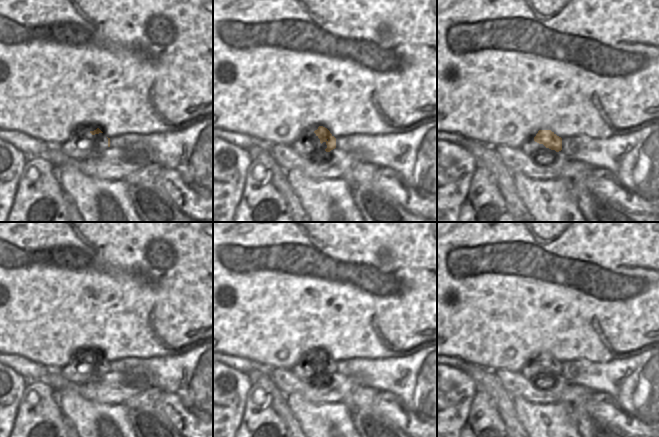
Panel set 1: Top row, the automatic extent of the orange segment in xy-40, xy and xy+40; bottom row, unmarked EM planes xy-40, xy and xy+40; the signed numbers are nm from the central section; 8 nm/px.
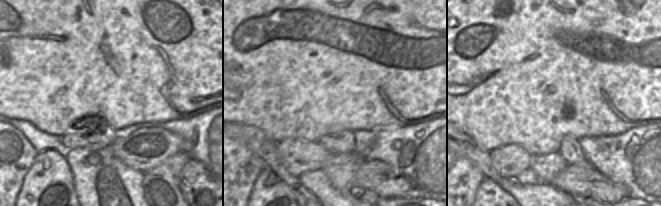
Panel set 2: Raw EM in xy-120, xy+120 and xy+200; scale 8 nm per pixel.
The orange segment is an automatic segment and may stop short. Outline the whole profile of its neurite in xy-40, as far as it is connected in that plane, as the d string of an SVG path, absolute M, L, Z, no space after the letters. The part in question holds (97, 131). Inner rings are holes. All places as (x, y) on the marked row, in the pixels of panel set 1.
M99 128L81 136L71 136L60 149L62 153L75 160L95 158L110 147L108 138Z

